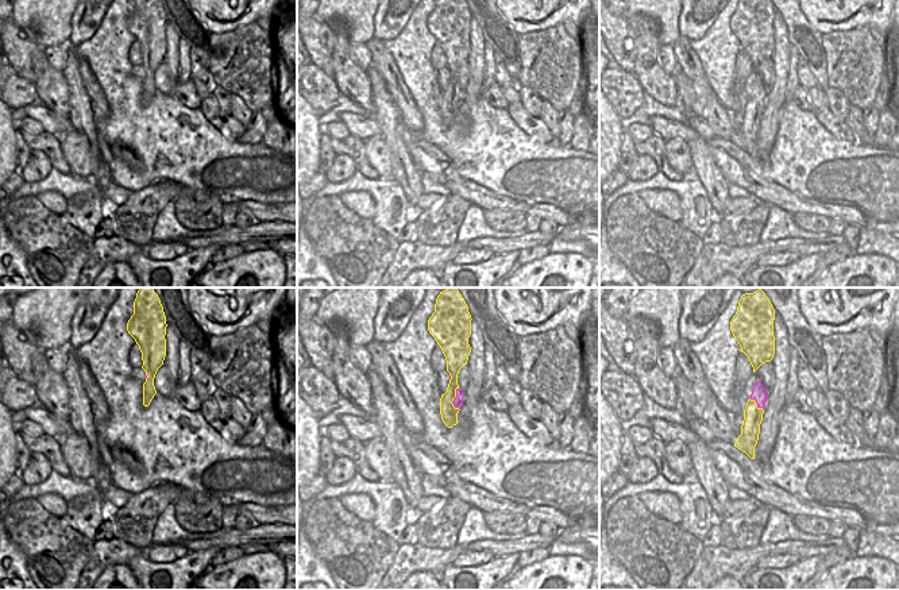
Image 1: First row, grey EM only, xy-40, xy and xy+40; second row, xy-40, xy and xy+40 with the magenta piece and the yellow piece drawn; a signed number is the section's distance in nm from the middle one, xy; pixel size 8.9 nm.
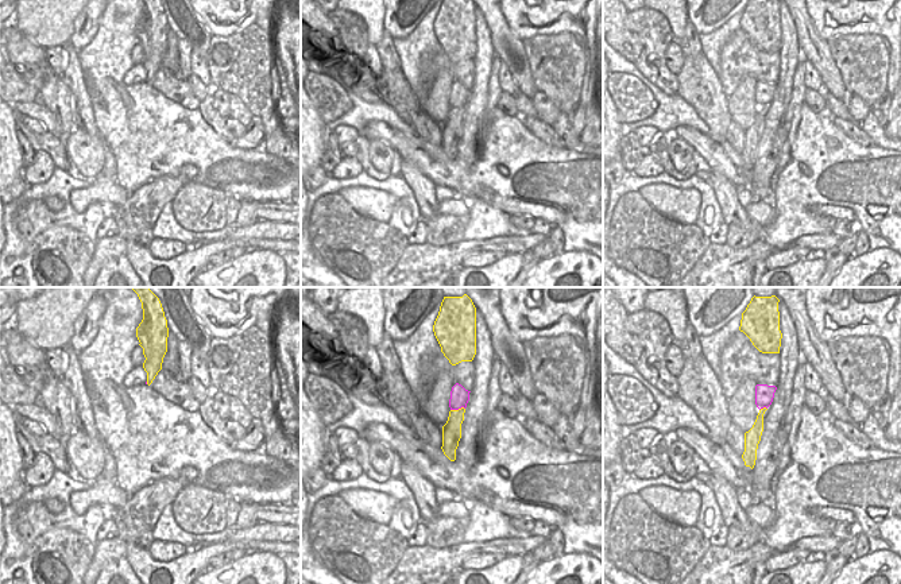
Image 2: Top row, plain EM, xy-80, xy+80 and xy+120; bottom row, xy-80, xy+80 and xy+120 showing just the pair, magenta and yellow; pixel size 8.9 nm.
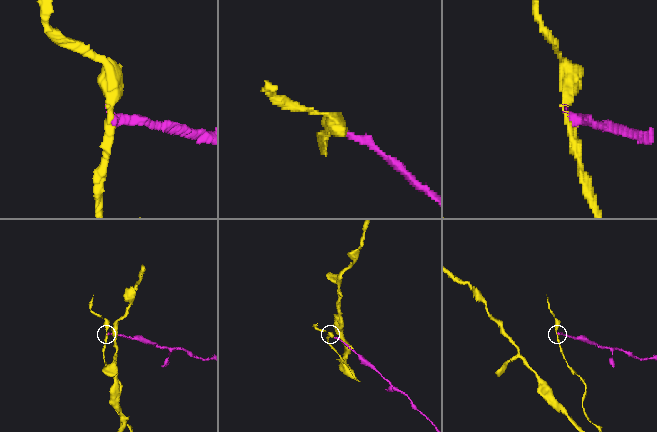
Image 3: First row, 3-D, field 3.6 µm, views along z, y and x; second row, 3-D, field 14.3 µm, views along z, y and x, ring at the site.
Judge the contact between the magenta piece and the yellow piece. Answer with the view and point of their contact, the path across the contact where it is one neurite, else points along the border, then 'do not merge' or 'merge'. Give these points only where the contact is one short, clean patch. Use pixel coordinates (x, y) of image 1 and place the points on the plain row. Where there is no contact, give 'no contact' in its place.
xy (454, 97) | along xy (458, 85), (452, 101), (459, 107) | do not merge

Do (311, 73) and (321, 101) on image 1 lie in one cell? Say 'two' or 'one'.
one

